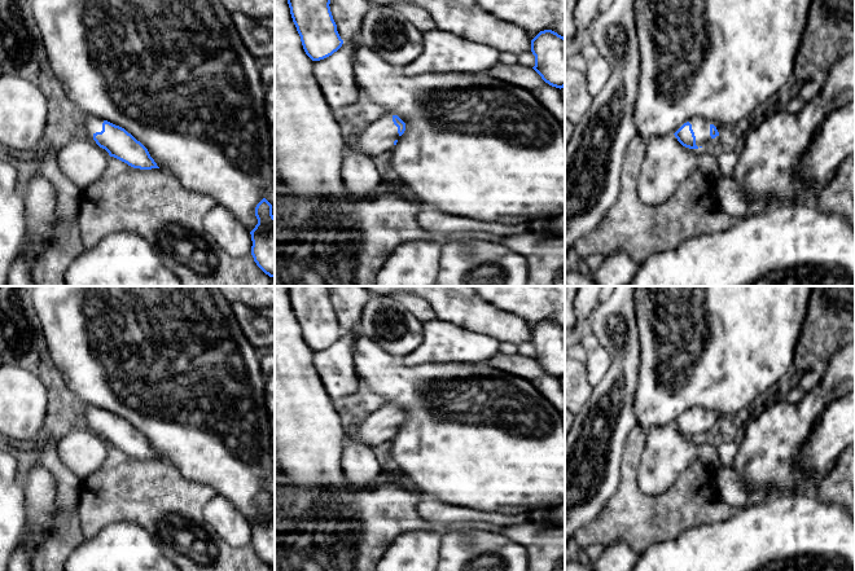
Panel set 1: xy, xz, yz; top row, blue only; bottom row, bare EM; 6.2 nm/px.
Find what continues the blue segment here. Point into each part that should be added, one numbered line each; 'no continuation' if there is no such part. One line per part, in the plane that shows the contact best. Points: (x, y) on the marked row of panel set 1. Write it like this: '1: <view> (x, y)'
1: yz (701, 127)

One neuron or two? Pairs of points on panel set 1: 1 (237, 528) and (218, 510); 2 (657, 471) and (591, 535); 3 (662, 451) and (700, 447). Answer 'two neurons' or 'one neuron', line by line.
1: one neuron
2: two neurons
3: one neuron

